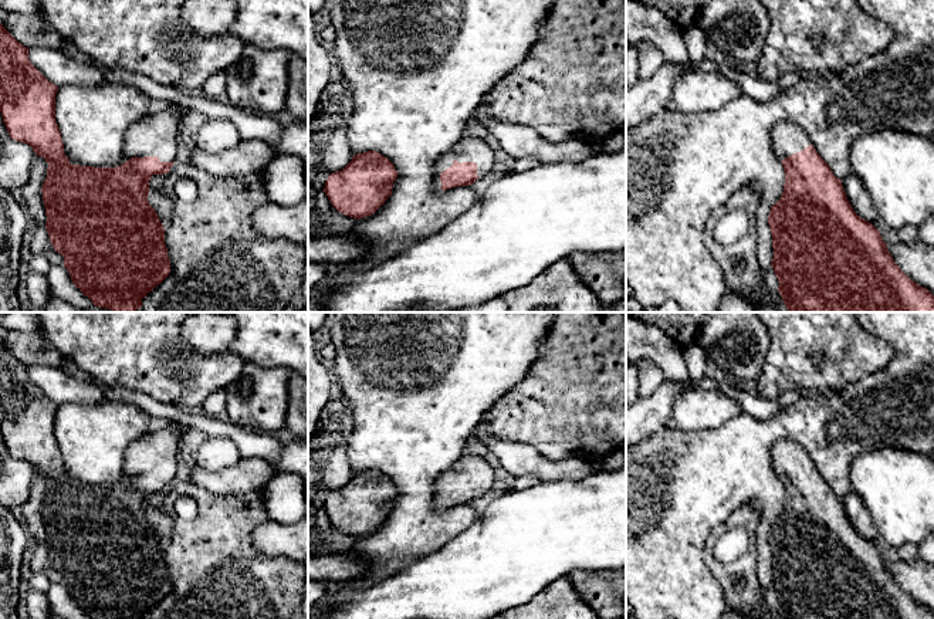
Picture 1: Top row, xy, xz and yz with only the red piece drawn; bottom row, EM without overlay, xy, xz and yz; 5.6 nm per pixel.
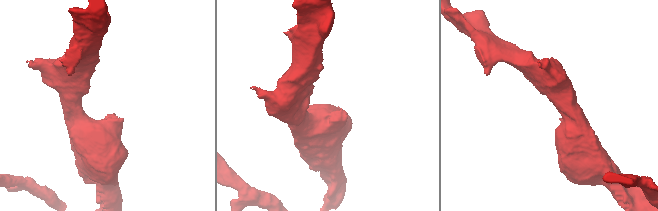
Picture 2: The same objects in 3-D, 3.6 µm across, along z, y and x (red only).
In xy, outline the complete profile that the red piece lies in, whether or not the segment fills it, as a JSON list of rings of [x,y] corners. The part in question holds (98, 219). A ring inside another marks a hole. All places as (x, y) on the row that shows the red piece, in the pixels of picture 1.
[[[0,23],[0,112],[11,139],[27,143],[37,156],[48,163],[43,183],[45,206],[45,229],[57,253],[64,257],[74,285],[95,307],[114,312],[135,312],[142,300],[170,273],[170,260],[165,244],[165,227],[156,210],[149,204],[149,180],[153,175],[165,175],[177,159],[177,139],[183,118],[189,114],[183,106],[169,104],[159,114],[148,114],[129,126],[123,145],[126,162],[116,168],[94,168],[71,165],[64,153],[60,128],[55,122],[55,94],[58,87],[50,82],[28,60],[28,48],[18,43]]]

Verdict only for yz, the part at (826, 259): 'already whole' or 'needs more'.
needs more

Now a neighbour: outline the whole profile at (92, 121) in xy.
[[[104,82],[98,87],[64,85],[55,94],[55,122],[71,165],[116,168],[126,162],[123,145],[131,125],[148,114],[149,97],[135,87]]]

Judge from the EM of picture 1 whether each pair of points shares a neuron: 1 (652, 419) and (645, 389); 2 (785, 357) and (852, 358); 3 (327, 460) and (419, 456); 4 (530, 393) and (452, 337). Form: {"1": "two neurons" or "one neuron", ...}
{"1": "two neurons", "2": "one neuron", "3": "two neurons", "4": "two neurons"}

